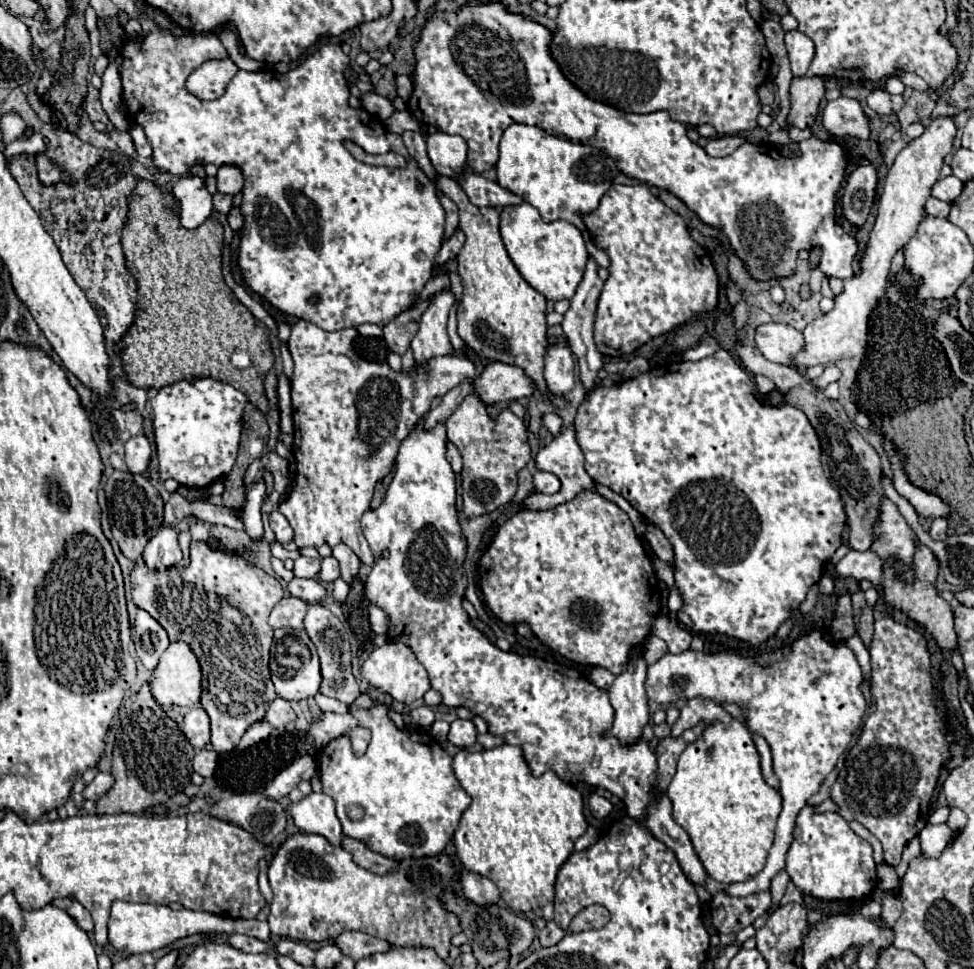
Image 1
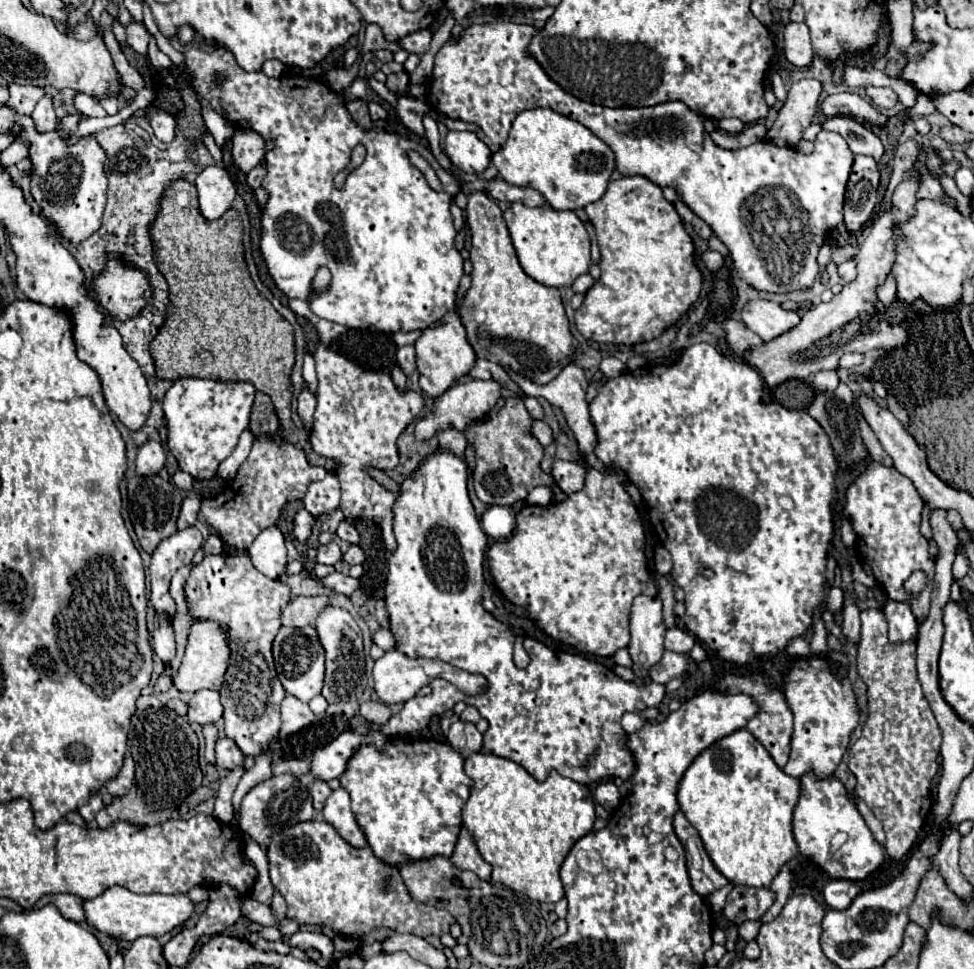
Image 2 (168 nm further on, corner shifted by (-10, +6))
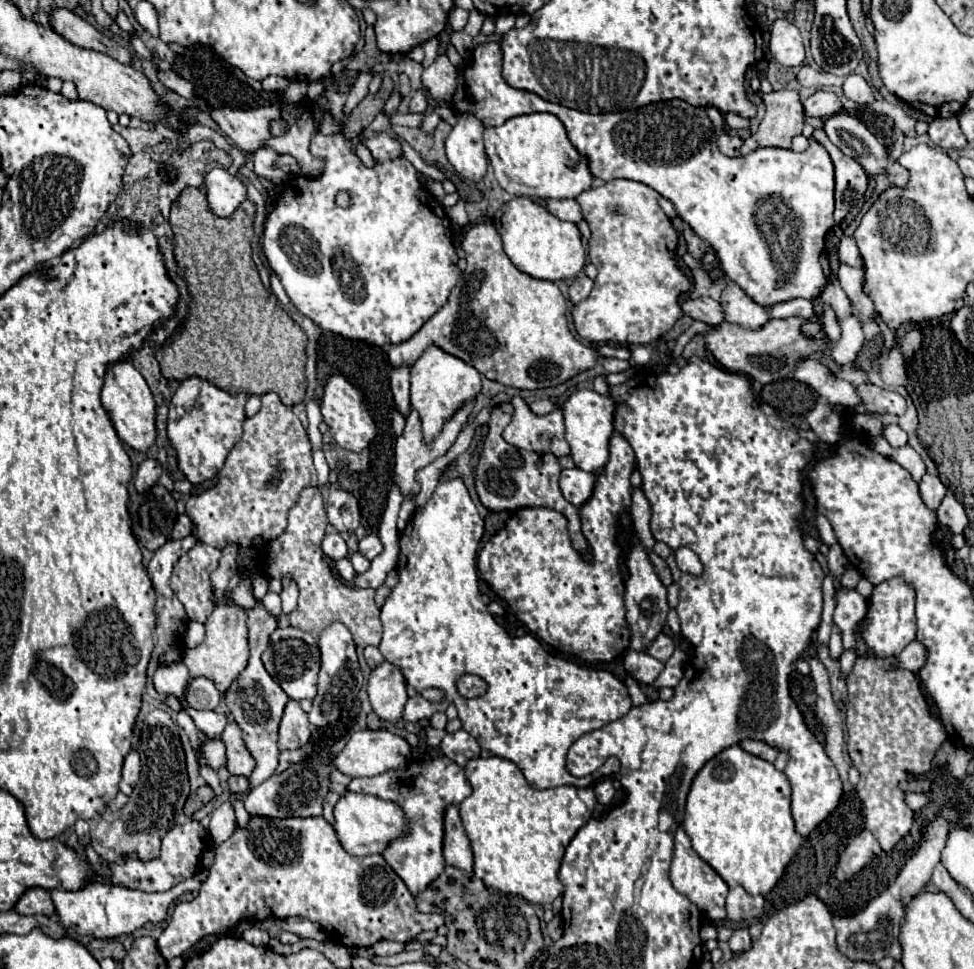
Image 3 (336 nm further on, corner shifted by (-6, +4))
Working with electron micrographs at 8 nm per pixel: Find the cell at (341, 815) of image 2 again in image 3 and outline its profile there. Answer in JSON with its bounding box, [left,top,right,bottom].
[333,793,409,855]

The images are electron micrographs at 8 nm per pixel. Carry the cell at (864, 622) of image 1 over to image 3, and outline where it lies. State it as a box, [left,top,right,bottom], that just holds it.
[841,567,861,589]

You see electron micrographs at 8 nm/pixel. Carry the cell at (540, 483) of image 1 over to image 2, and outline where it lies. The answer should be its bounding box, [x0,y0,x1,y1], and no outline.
[551,459,585,495]

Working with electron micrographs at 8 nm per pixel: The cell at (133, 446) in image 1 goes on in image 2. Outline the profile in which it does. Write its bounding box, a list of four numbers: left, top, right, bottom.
[135,441,165,475]

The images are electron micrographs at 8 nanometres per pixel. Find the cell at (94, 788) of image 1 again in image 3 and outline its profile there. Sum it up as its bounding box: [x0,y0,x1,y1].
[119,751,141,795]

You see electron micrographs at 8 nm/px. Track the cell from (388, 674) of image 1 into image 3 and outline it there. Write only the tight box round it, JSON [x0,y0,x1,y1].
[369,663,407,723]

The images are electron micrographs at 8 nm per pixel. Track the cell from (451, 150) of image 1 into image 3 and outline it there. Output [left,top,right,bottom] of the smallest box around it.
[445,113,487,183]

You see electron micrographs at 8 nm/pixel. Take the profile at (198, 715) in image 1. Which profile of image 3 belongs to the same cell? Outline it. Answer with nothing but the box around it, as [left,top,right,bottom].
[187,677,221,709]

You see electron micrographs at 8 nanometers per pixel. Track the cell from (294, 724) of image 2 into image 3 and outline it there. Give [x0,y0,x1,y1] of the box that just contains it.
[279,701,309,749]

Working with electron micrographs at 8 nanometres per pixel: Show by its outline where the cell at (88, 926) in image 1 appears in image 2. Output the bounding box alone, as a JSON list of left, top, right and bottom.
[35,893,87,925]

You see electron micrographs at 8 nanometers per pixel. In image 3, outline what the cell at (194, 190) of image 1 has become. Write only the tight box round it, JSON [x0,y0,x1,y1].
[205,169,247,217]

